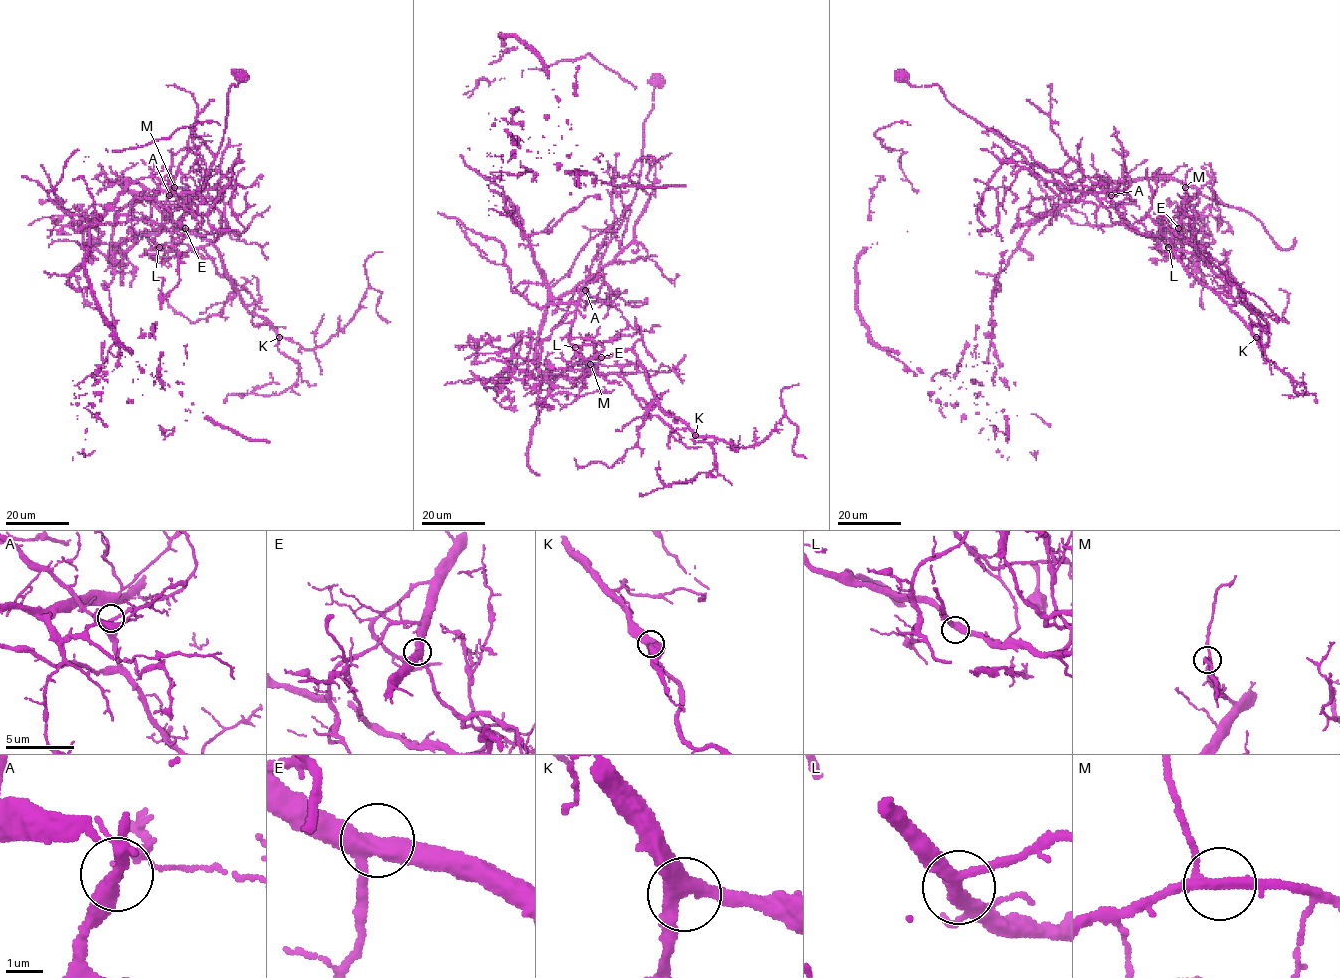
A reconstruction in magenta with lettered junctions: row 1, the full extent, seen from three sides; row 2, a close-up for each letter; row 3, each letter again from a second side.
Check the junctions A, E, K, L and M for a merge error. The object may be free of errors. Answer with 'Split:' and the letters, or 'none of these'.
Split: M

